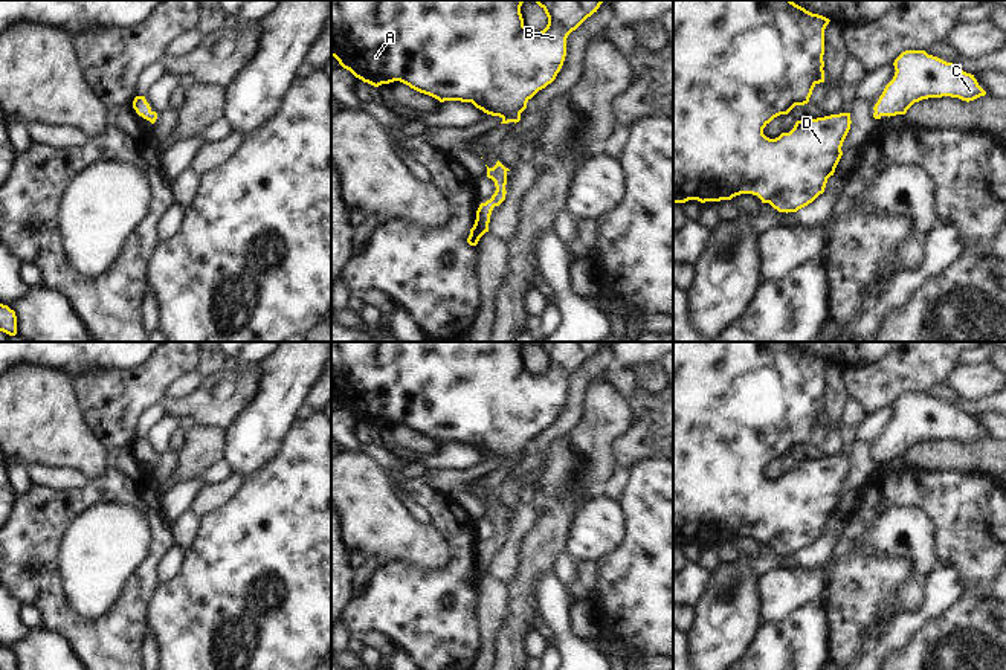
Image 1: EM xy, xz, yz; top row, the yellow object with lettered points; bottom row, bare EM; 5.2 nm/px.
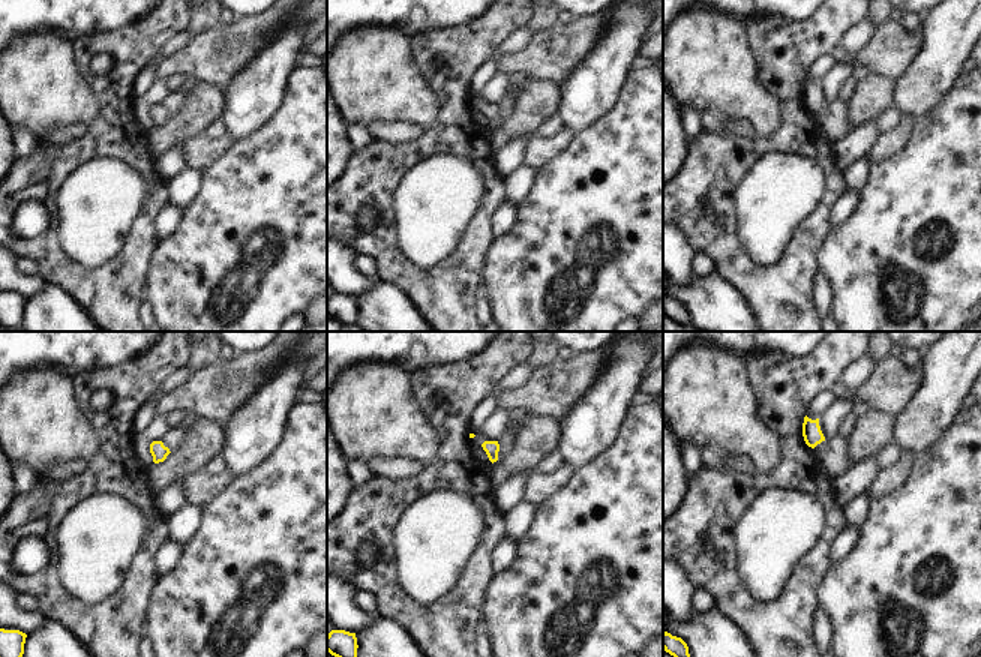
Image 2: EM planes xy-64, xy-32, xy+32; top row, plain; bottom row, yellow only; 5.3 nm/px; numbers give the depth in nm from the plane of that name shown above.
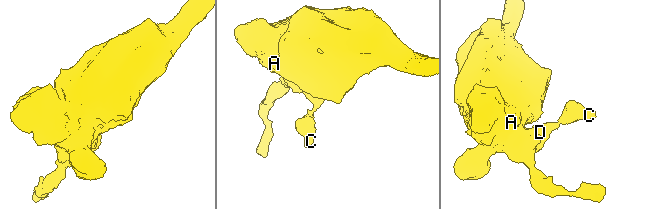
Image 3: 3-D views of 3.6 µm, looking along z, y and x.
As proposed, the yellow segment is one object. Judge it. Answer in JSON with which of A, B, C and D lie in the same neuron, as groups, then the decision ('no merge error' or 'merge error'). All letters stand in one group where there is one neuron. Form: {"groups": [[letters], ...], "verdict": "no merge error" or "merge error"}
{"groups": [["A", "B", "C", "D"]], "verdict": "no merge error"}

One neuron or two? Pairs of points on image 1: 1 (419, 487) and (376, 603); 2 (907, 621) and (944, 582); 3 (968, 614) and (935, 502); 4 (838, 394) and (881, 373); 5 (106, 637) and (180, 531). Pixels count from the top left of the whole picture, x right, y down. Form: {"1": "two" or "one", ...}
{"1": "one", "2": "one", "3": "one", "4": "two", "5": "two"}

